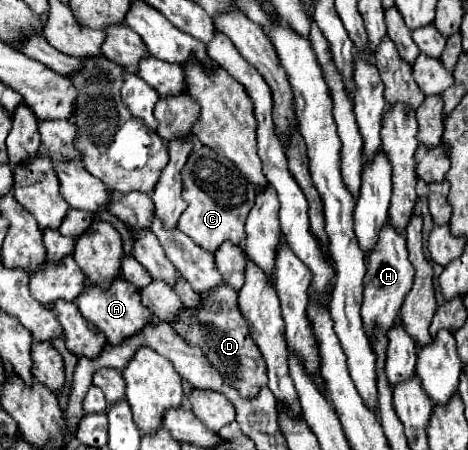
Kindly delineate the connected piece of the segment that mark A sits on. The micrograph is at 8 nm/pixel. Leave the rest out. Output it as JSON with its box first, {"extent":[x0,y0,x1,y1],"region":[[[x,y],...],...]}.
{"extent":[76,276,152,344],"region":[[[116,276],[106,290],[102,290],[96,284],[88,284],[84,288],[84,292],[76,298],[76,304],[80,308],[80,314],[86,320],[90,320],[100,332],[104,332],[108,344],[120,344],[124,338],[132,336],[140,328],[144,328],[152,318],[150,310],[146,310],[146,306],[142,306],[138,290],[134,290],[134,286],[130,286],[130,282],[124,282],[122,276]]]}

